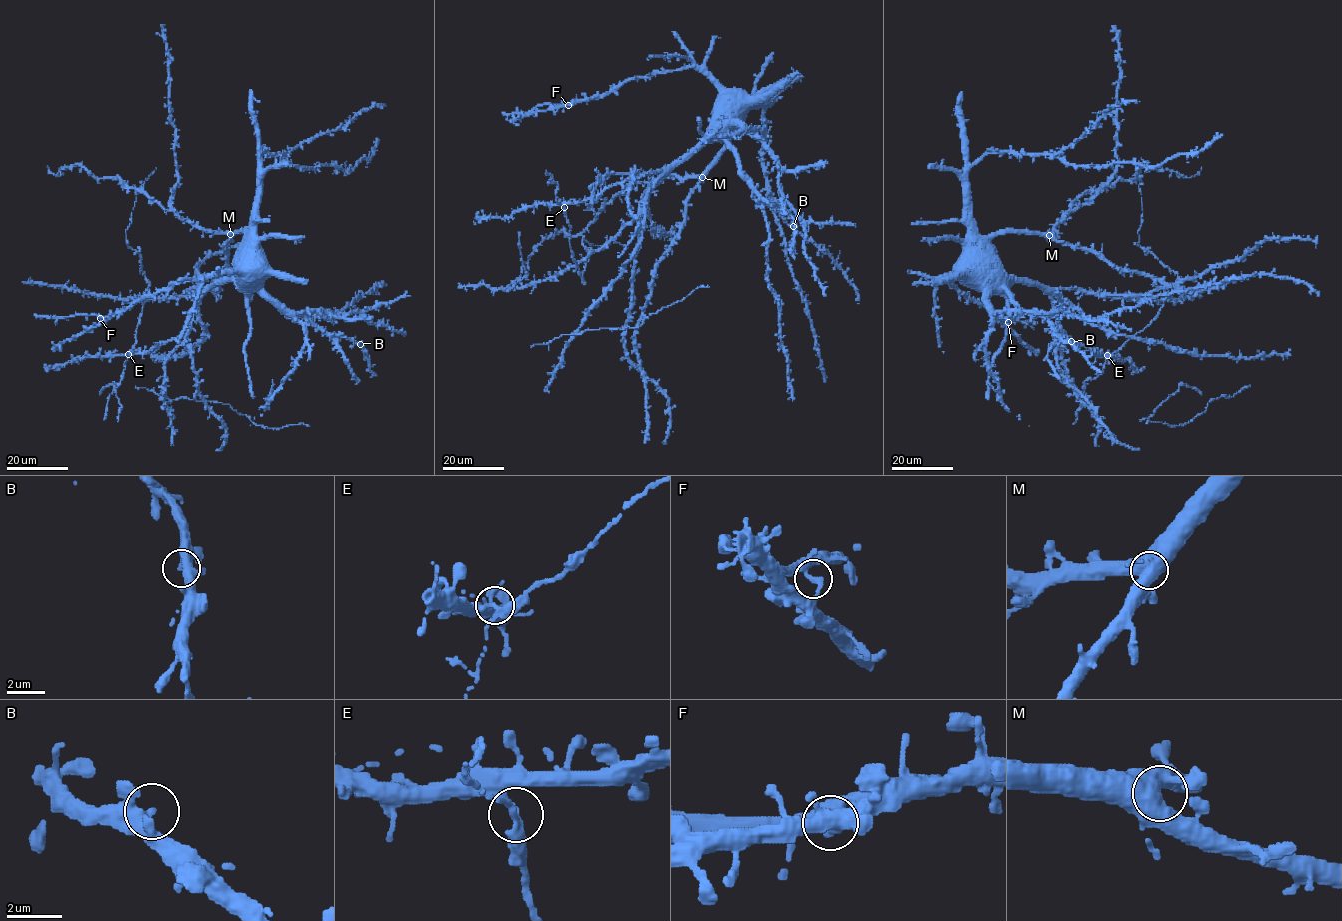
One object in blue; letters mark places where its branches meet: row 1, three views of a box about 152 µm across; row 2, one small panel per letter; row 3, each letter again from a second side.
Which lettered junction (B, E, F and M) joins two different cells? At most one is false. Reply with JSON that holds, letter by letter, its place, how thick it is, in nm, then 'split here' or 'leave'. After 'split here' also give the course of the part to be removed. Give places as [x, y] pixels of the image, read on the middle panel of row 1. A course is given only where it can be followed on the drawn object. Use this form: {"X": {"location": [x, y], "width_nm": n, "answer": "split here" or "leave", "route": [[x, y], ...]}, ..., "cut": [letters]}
{"B": {"location": [793, 226], "width_nm": 260, "answer": "leave"}, "E": {"location": [564, 207], "width_nm": 240, "answer": "split here", "route": [[564, 207], [571, 250], [584, 283], [588, 251], [582, 239], [628, 248]]}, "F": {"location": [568, 105], "width_nm": 280, "answer": "leave"}, "M": {"location": [702, 177], "width_nm": 420, "answer": "leave"}, "cut": ["E"]}

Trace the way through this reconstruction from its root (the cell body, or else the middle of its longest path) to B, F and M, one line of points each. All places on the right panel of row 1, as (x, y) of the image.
B: (964, 256), (992, 283), (1003, 288), (1020, 308), (1043, 315), (1052, 333), (1064, 341), (1071, 341)
F: (964, 256), (959, 270), (943, 280), (1008, 322)
M: (964, 256), (998, 234), (1049, 235)

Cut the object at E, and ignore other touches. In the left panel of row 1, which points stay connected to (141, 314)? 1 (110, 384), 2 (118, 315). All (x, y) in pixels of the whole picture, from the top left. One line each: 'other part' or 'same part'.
1: same part
2: other part

